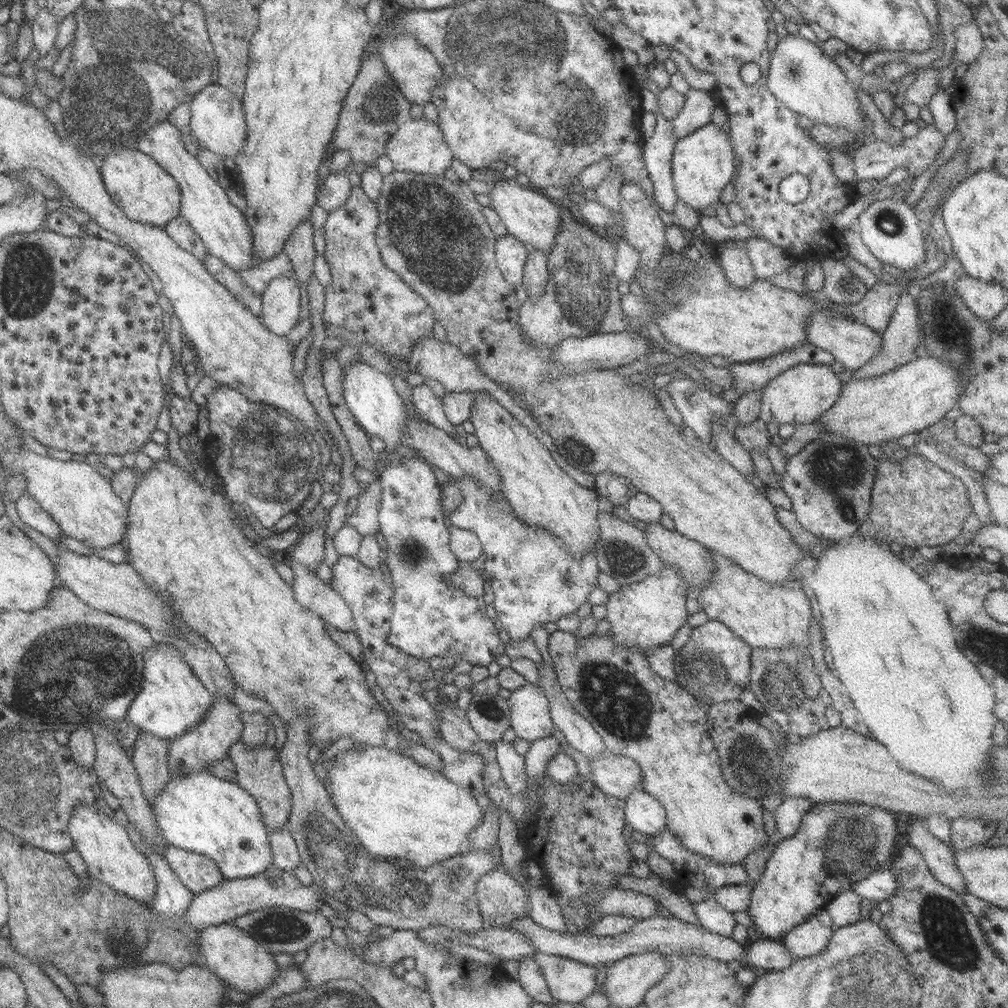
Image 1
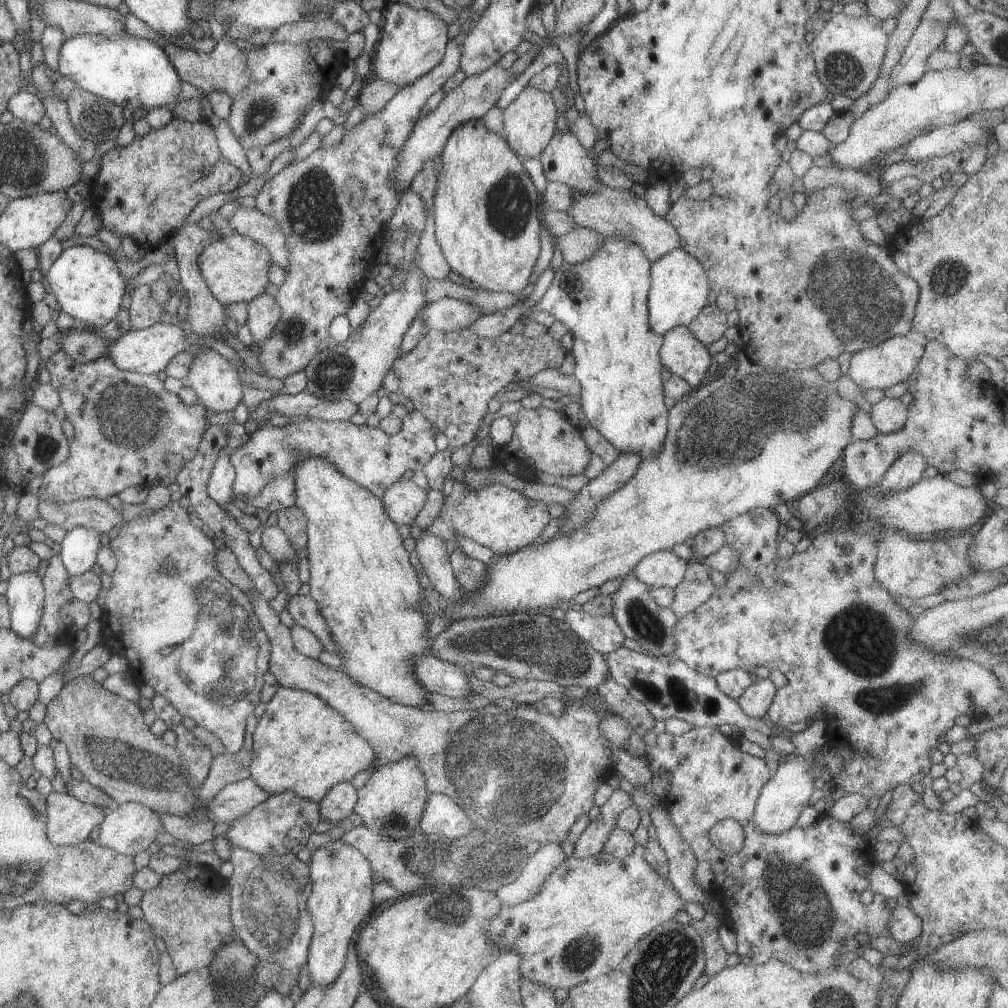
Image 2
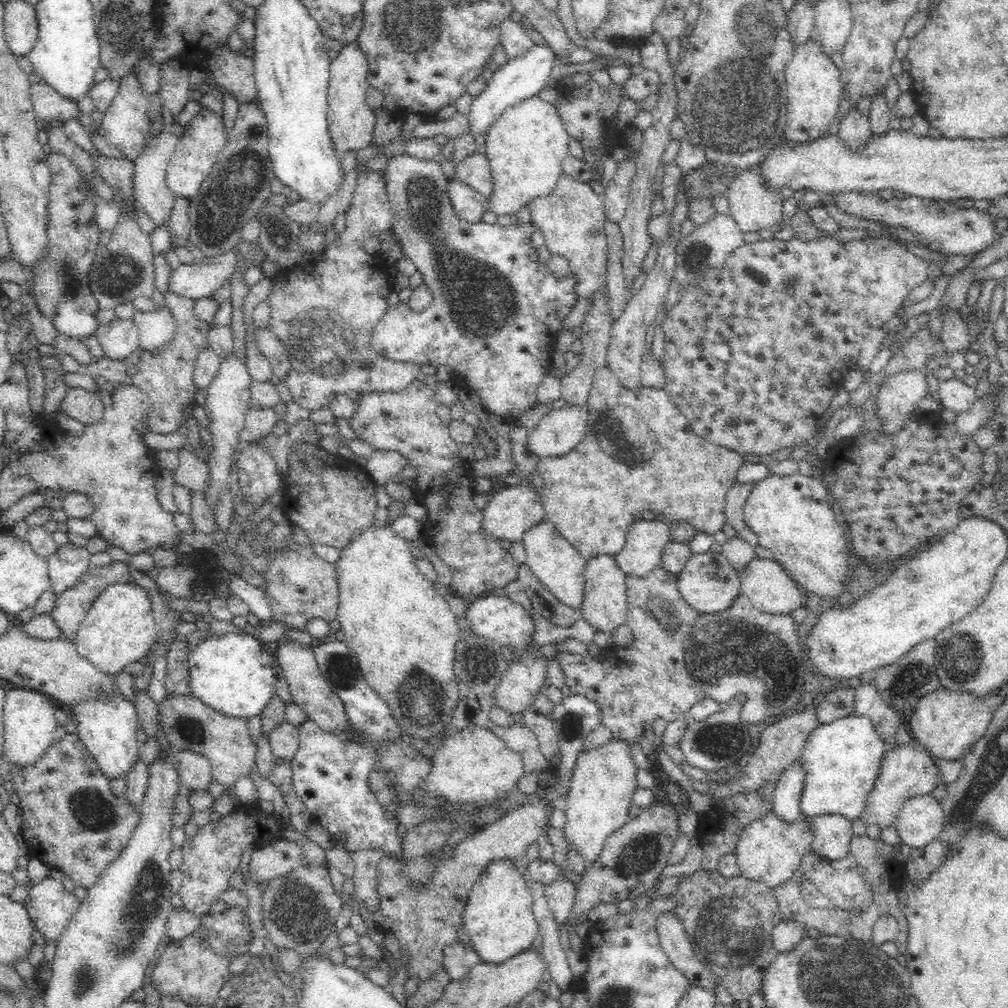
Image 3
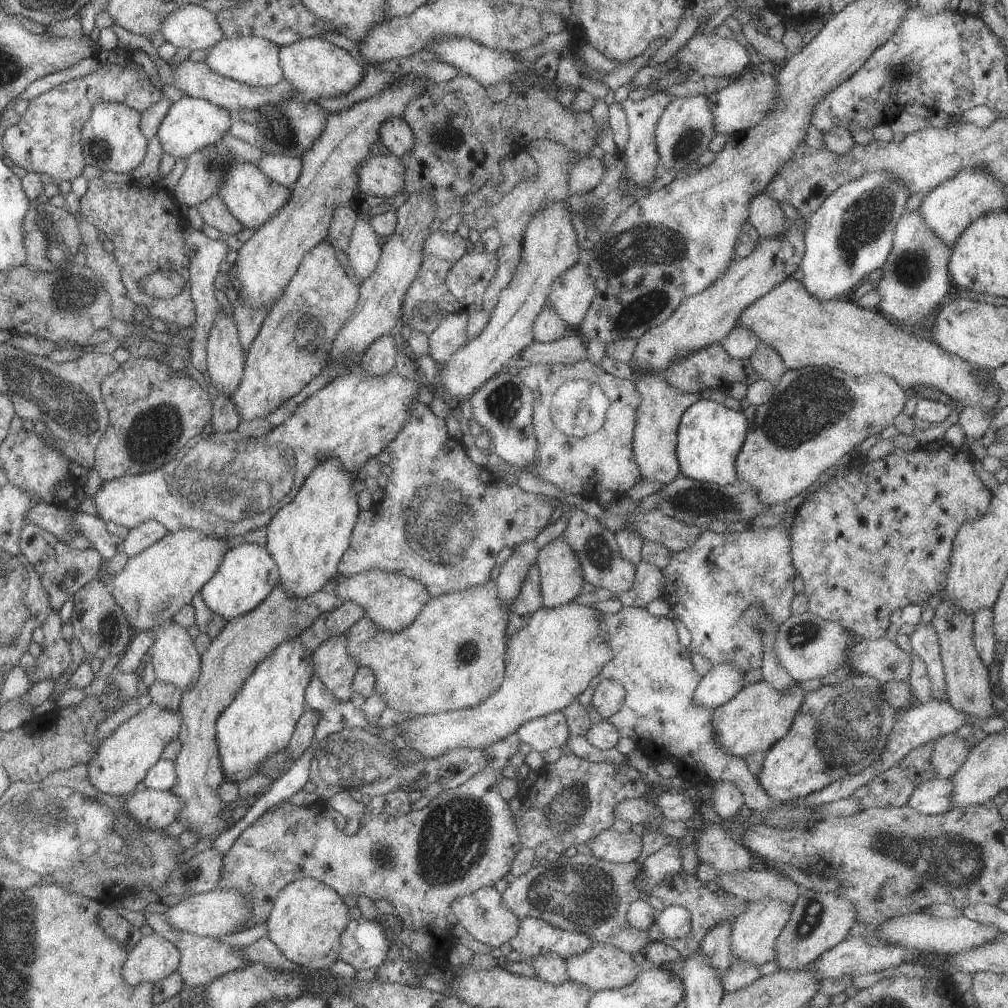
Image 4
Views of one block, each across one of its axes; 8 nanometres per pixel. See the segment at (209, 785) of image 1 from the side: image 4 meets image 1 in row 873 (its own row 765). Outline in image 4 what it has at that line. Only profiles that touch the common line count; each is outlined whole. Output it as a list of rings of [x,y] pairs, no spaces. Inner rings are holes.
[[[300,636],[282,642],[256,665],[242,690],[216,720],[216,742],[226,781],[246,781],[258,773],[266,758],[287,748],[298,719],[308,710],[305,694],[313,676],[312,652],[306,650]]]

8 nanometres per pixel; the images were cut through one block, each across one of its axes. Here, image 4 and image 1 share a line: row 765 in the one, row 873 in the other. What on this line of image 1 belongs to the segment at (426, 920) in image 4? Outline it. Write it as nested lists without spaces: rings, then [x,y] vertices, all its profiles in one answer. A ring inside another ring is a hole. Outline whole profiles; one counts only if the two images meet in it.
[[[504,868],[486,872],[475,891],[487,928],[508,928],[512,921],[530,916],[530,894]]]

